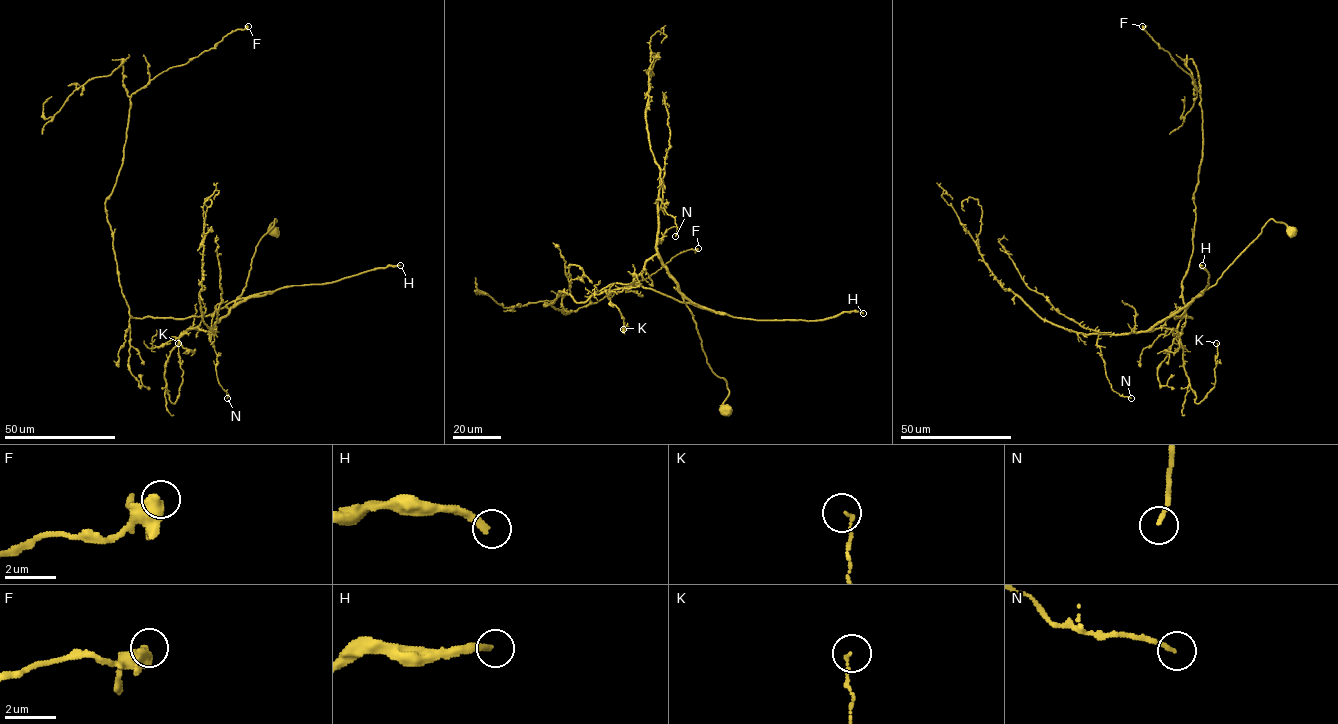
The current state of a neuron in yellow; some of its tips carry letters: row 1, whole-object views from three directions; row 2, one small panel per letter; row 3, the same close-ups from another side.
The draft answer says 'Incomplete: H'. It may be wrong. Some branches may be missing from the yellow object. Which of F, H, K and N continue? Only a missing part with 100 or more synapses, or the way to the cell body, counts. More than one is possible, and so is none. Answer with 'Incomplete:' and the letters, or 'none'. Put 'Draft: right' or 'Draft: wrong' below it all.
Incomplete: H
Draft: right

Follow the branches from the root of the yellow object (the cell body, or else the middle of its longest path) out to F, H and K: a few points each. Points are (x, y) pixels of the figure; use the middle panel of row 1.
F: (726, 410), (727, 382), (685, 303), (611, 283), (543, 305), (576, 311), (698, 248)
H: (726, 410), (727, 382), (707, 363), (687, 303), (756, 320), (822, 320), (844, 312), (863, 313)
K: (726, 410), (727, 382), (707, 363), (692, 314), (656, 255), (631, 286), (608, 293), (628, 326), (623, 329)

